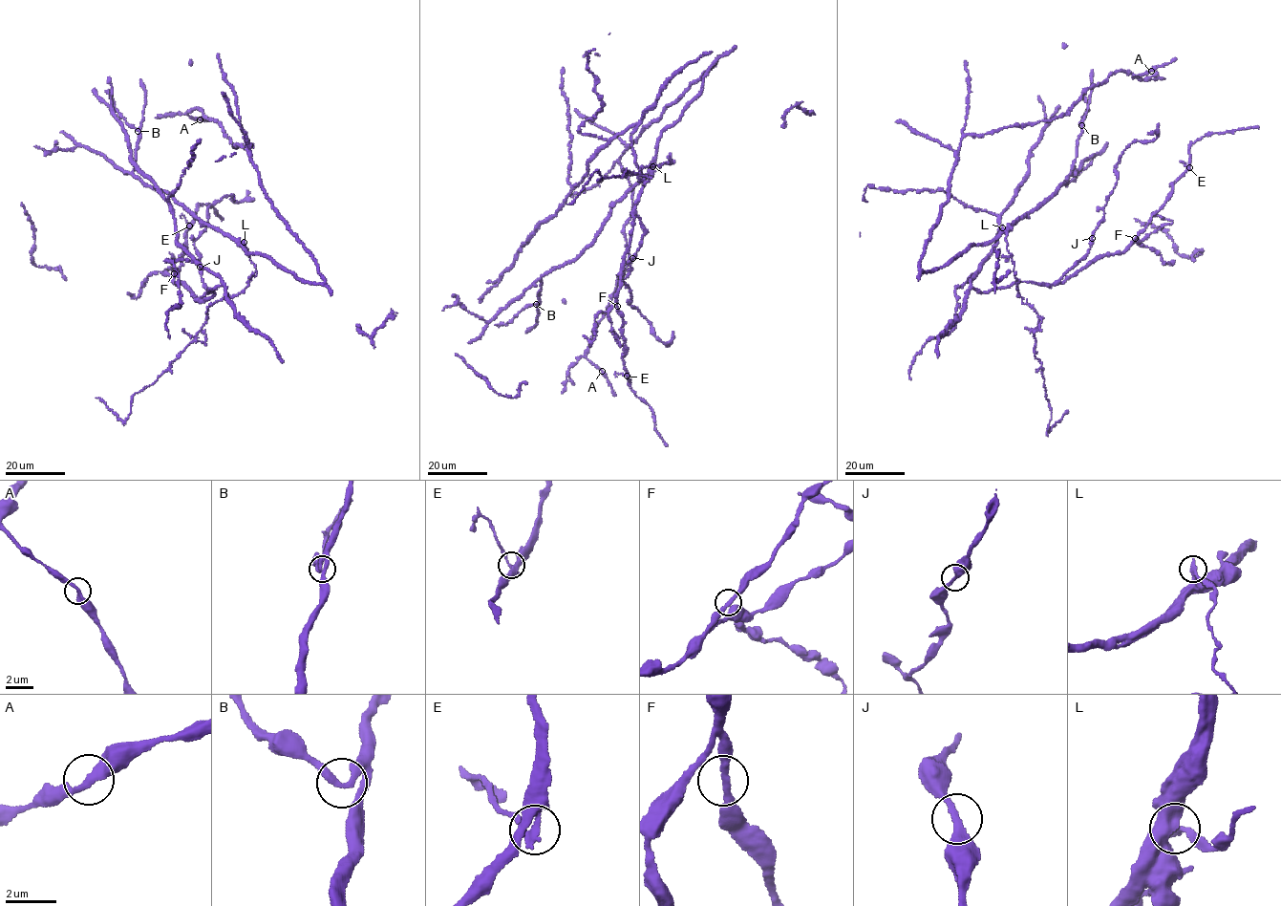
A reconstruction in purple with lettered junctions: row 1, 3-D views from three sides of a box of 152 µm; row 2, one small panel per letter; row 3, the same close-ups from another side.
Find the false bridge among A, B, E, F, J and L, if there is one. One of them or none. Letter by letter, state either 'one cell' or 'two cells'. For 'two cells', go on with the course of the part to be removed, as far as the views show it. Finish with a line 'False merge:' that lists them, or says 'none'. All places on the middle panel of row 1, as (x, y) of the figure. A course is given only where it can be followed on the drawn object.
A: one cell
B: one cell
E: one cell
F: one cell
J: one cell
L: two cells | (652, 165), (674, 161), (644, 166), (642, 181), (629, 171), (599, 181), (596, 170), (566, 204)
False merge: L

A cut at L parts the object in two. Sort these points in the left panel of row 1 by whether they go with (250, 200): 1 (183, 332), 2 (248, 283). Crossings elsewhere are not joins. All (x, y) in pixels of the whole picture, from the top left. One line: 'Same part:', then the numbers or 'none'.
Same part: none

